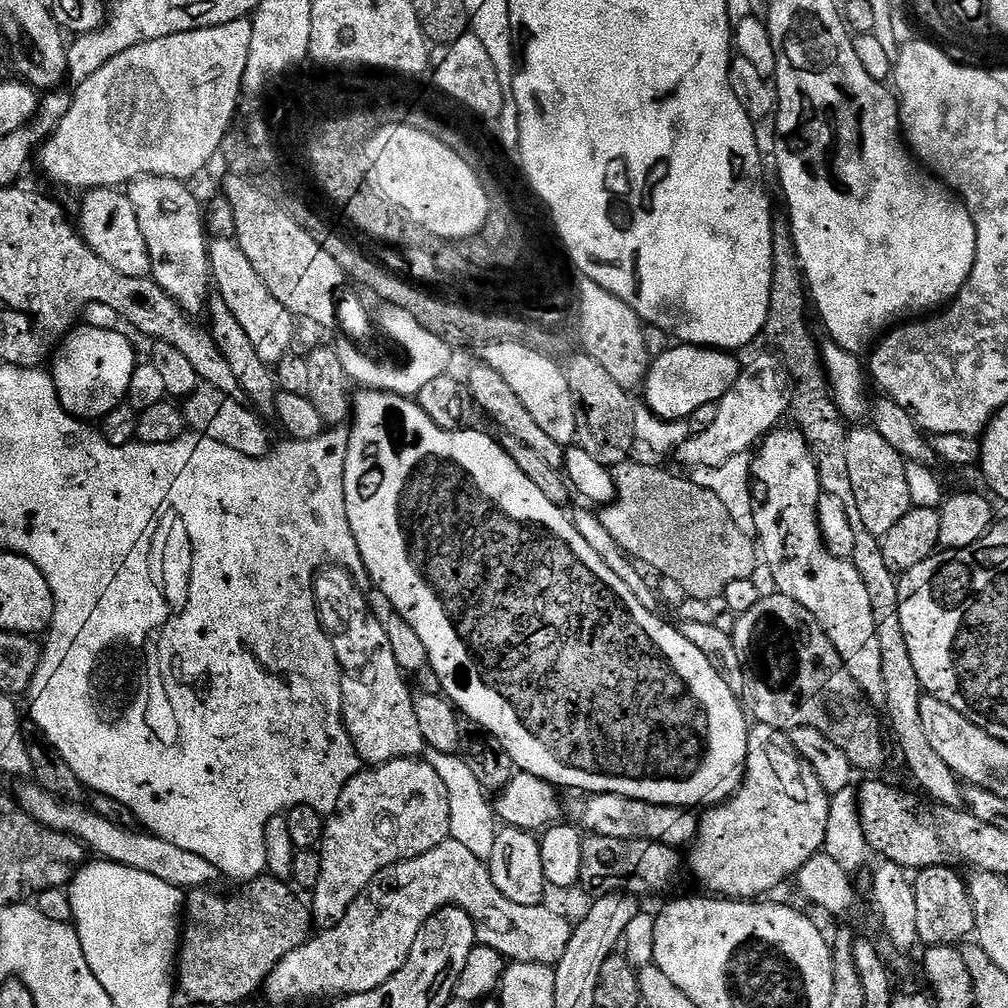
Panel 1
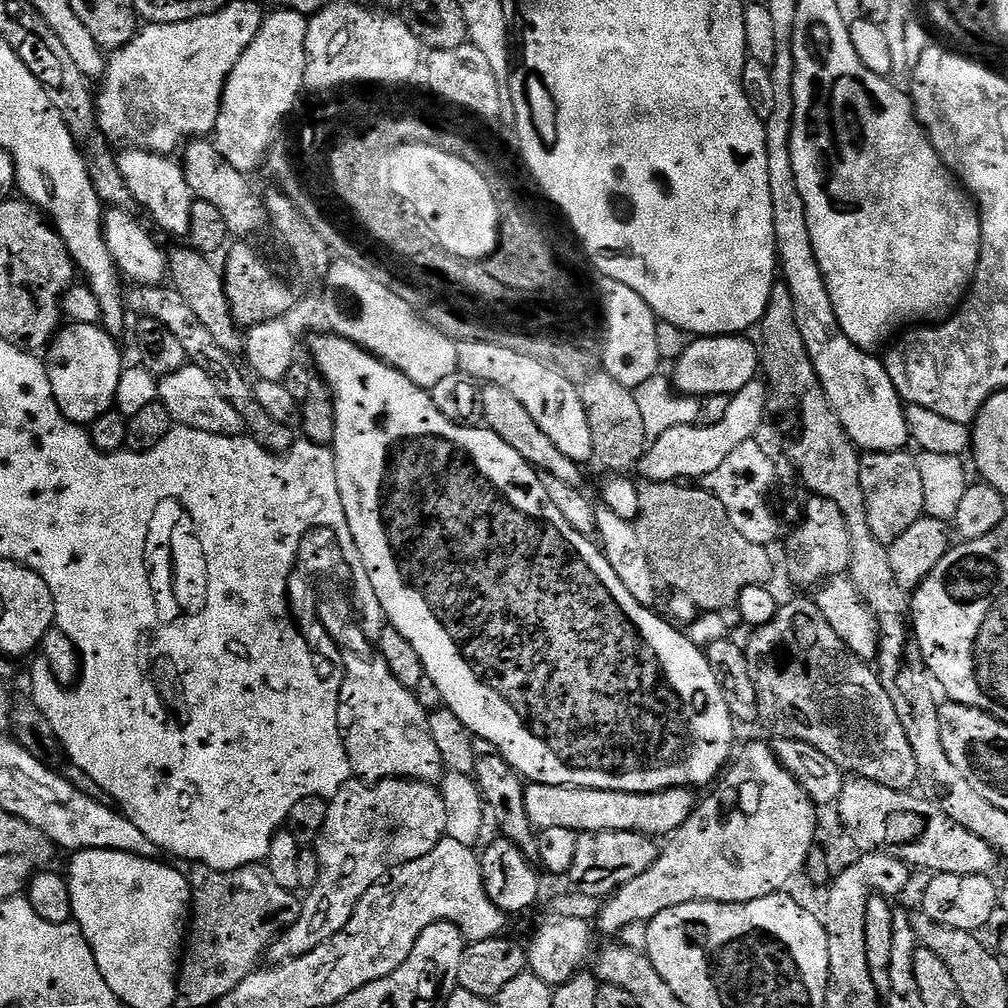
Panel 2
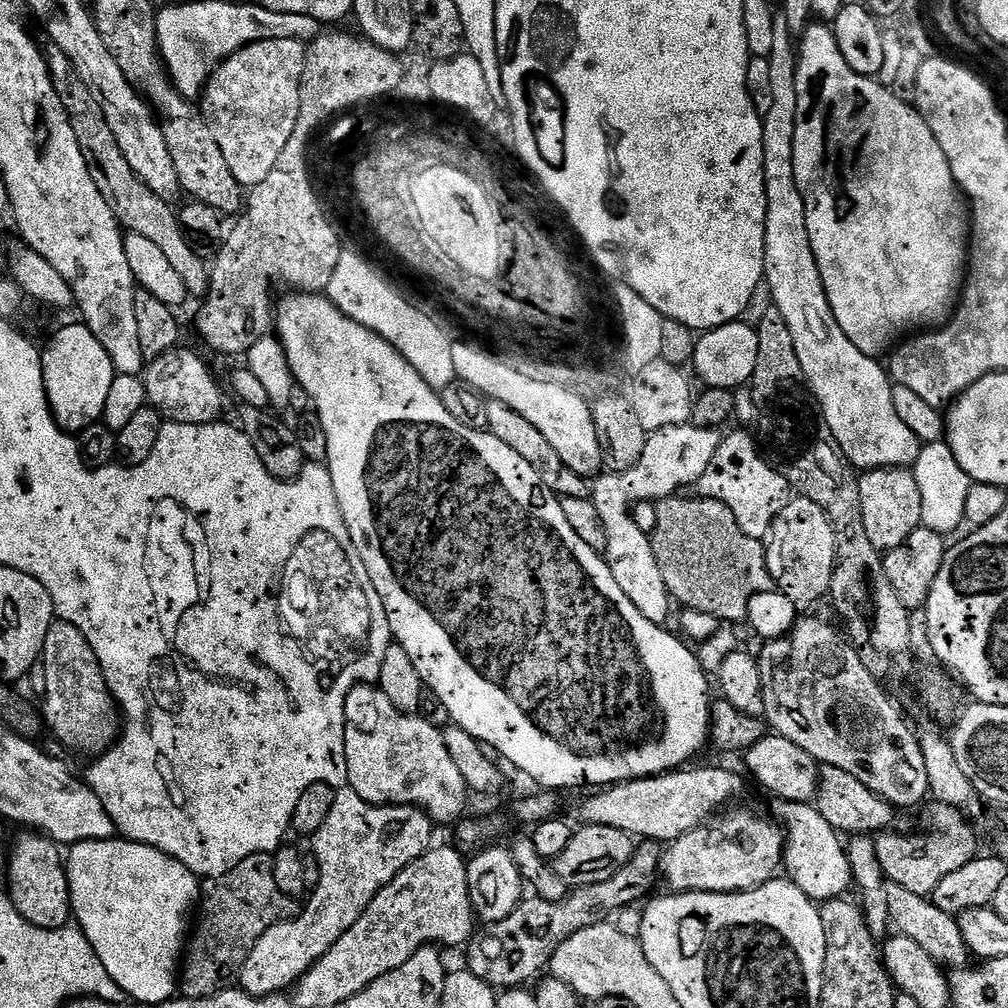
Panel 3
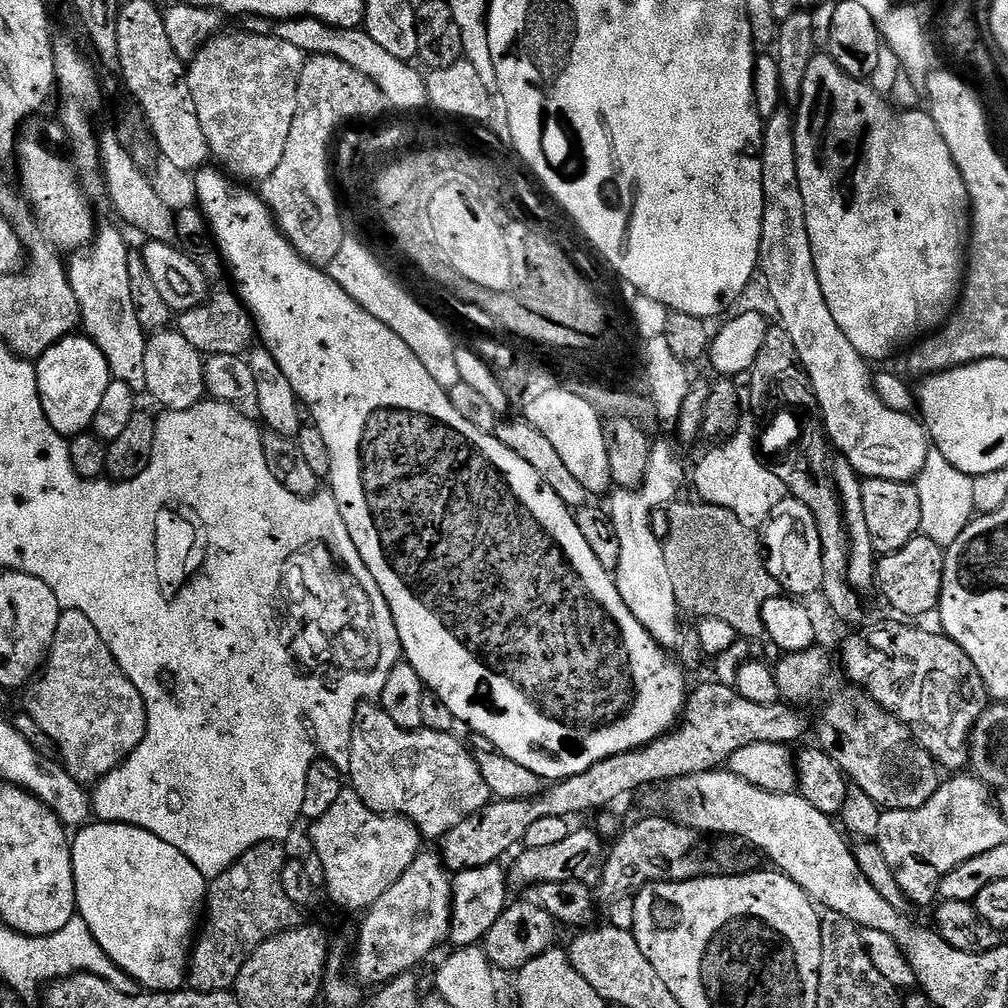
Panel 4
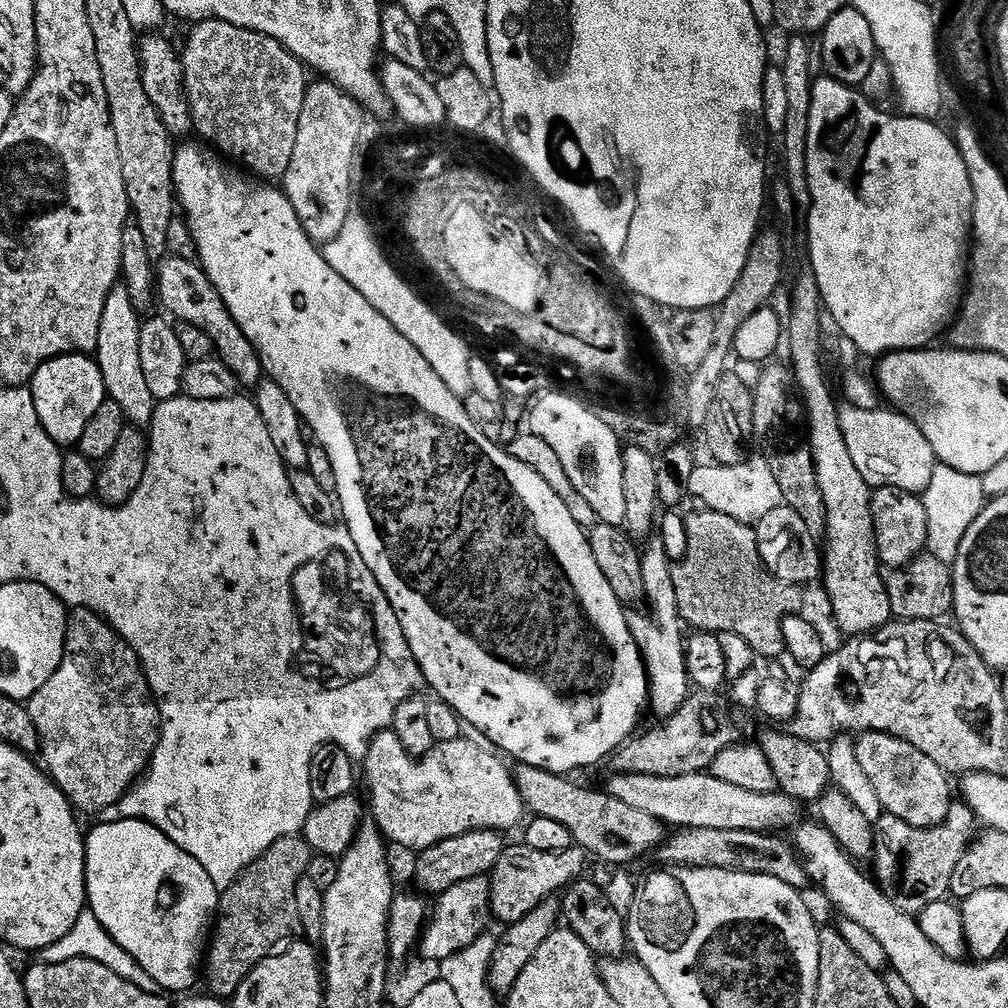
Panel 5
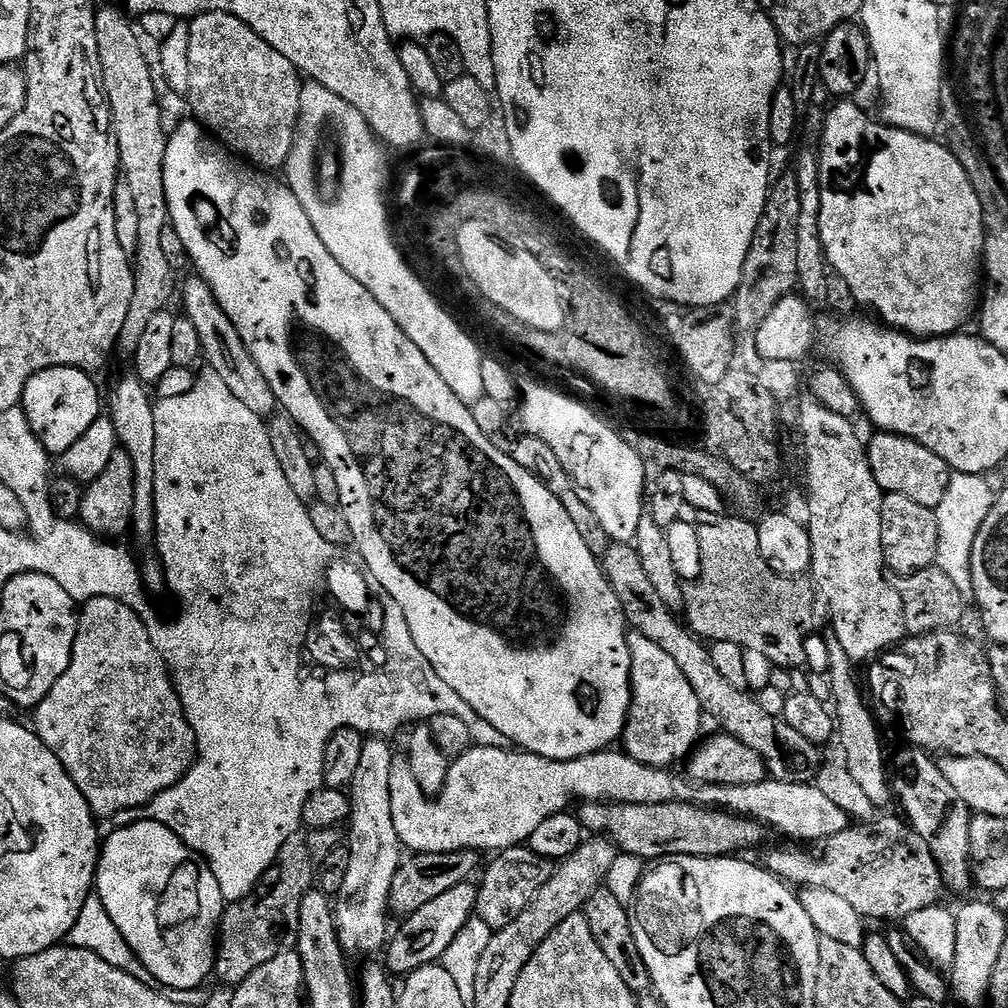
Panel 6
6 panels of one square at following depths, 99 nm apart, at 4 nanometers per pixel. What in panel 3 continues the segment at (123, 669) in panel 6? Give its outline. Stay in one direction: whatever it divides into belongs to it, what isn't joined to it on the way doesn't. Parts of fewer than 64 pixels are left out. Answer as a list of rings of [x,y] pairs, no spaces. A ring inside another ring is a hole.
[[[63,622],[53,623],[50,634],[46,634],[42,668],[44,664],[44,704],[42,715],[47,731],[55,739],[71,748],[81,757],[95,758],[108,751],[116,743],[122,731],[122,712],[118,707],[112,692],[108,689],[106,678],[102,674],[102,666],[98,662],[98,654],[90,646],[90,642],[73,624]]]

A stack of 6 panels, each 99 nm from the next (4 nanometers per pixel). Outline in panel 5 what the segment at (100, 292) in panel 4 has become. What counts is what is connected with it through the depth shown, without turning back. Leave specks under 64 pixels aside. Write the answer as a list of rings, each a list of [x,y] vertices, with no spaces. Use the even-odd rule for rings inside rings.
[[[117,286],[106,298],[106,310],[102,310],[102,326],[98,330],[98,346],[94,353],[96,365],[102,370],[102,382],[107,399],[122,406],[125,421],[132,426],[148,426],[156,412],[158,401],[146,386],[142,374],[142,360],[138,354],[141,313],[134,310],[130,294],[123,286]]]

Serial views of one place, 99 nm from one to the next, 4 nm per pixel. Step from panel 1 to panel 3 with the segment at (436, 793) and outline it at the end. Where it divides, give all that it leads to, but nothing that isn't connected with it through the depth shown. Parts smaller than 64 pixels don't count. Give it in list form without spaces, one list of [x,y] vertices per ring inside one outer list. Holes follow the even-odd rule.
[[[350,787],[339,789],[334,798],[334,807],[322,830],[311,837],[310,852],[317,856],[321,866],[321,878],[318,886],[307,897],[308,905],[303,905],[302,911],[295,920],[286,920],[282,924],[274,925],[250,950],[250,958],[240,967],[238,984],[243,991],[251,996],[274,996],[289,991],[301,978],[316,965],[318,958],[362,918],[366,906],[374,902],[376,895],[381,892],[399,872],[406,870],[418,858],[422,858],[433,847],[432,828],[434,821],[423,808],[413,808],[410,804],[371,804]]]

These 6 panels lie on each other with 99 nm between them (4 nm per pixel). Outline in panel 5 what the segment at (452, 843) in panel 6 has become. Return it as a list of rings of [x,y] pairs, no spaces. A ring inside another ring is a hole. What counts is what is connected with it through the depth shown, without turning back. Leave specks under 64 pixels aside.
[[[379,732],[366,749],[364,768],[362,764],[362,776],[363,779],[364,776],[368,779],[368,792],[372,795],[370,812],[371,815],[372,812],[376,815],[376,826],[393,845],[401,844],[404,848],[416,848],[415,850],[432,848],[438,842],[446,842],[450,838],[458,838],[462,834],[483,828],[501,834],[507,833],[507,828],[519,829],[526,820],[524,796],[513,769],[507,768],[503,764],[505,761],[495,751],[492,752],[487,752],[482,745],[475,744],[472,740],[461,738],[445,744],[437,743],[435,748],[419,760],[409,754],[406,746],[402,746],[395,732]],[[708,772],[682,774],[682,778],[660,778],[654,774],[616,774],[611,777],[612,795],[622,802],[654,814],[666,826],[676,828],[705,828],[706,830],[752,830],[767,832],[774,826],[784,828],[787,824],[795,825],[801,819],[801,801],[787,796],[782,791],[758,794],[742,790],[722,778],[714,778]]]

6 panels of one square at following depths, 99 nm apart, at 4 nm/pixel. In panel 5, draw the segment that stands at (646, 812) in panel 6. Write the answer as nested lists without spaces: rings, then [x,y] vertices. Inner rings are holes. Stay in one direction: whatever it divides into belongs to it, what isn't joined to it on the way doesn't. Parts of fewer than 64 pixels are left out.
[[[517,763],[514,768],[516,782],[520,786],[520,792],[524,796],[524,803],[529,809],[533,808],[536,816],[554,818],[554,822],[562,822],[566,830],[570,830],[575,847],[584,849],[585,852],[596,856],[600,860],[605,860],[612,866],[632,866],[635,860],[643,858],[647,852],[655,853],[666,839],[666,825],[654,814],[646,814],[643,810],[638,810],[635,806],[630,806],[627,802],[622,802],[618,797],[612,795],[611,791],[599,792],[596,788],[583,788],[580,784],[575,784],[575,779],[564,774],[547,772],[541,768],[535,768],[529,764]]]

